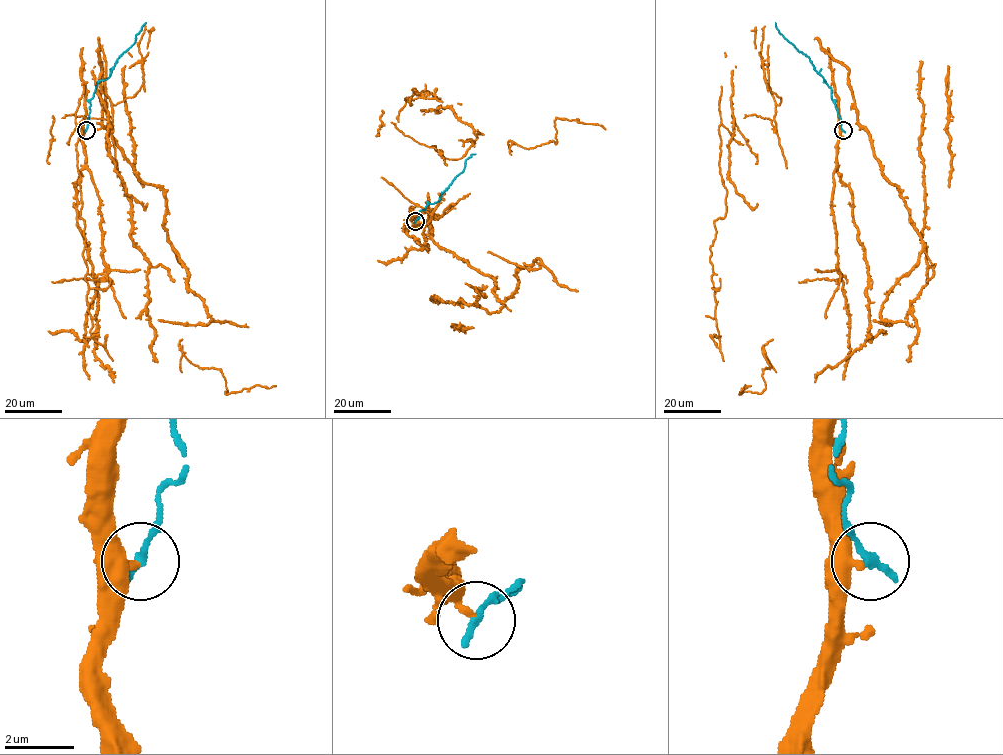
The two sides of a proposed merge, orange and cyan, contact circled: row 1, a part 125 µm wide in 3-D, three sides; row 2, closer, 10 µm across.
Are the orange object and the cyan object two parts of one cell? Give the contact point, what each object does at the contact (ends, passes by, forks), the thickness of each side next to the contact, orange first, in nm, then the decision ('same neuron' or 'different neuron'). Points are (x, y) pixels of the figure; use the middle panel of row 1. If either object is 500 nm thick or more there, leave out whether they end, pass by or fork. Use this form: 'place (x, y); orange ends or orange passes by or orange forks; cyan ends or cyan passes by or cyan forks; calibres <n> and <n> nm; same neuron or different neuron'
place (415, 221); orange ends; cyan ends; calibres 320 and 280 nm; different neuron

